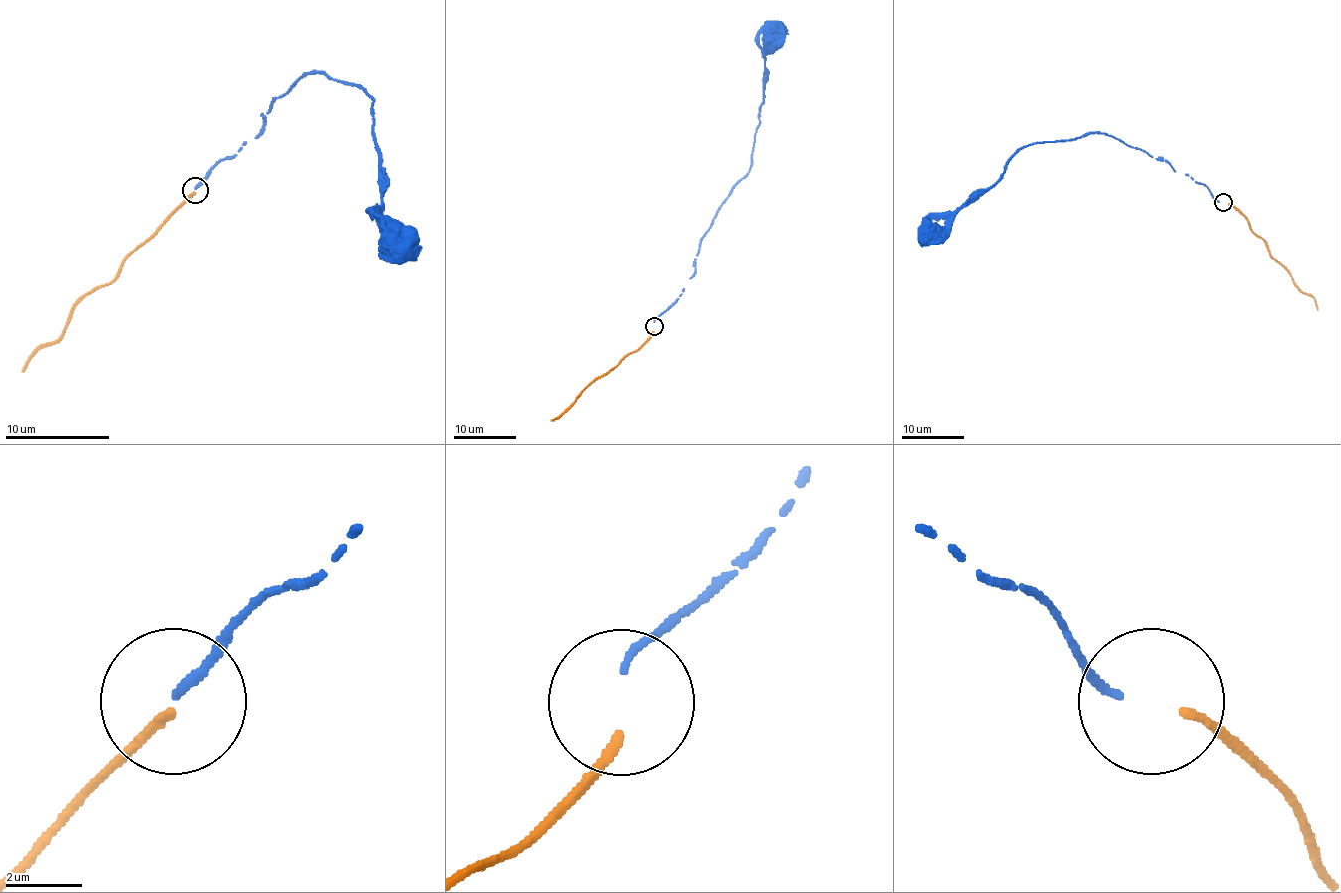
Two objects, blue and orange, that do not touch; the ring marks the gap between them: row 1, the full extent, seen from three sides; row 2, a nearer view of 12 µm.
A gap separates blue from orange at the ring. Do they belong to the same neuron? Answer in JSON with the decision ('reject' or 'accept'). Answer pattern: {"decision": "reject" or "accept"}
{"decision": "reject"}

